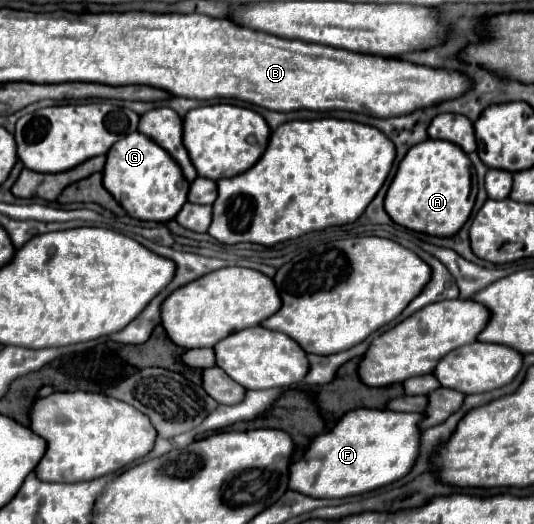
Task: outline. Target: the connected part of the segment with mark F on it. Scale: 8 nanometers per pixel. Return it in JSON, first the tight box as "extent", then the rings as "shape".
{"extent":[290,408,424,498],"shape":[[[358,408],[346,412],[340,422],[330,430],[320,434],[312,440],[308,452],[302,460],[294,462],[290,468],[290,490],[302,492],[312,498],[346,498],[364,494],[376,488],[382,488],[386,484],[392,484],[406,476],[412,466],[418,460],[420,454],[420,434],[418,428],[424,414],[410,414],[410,412],[394,412],[394,410],[370,410],[370,408]]]}

